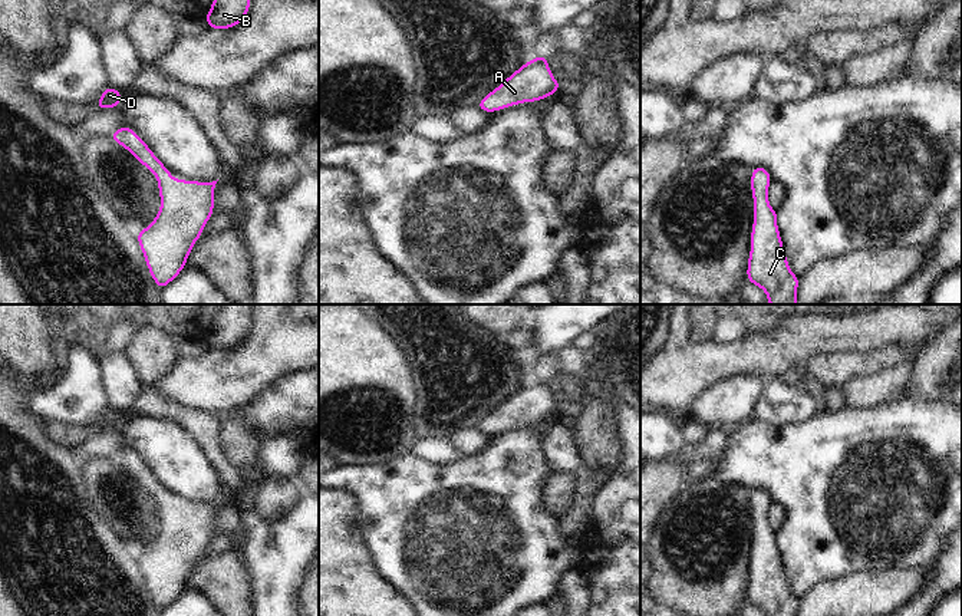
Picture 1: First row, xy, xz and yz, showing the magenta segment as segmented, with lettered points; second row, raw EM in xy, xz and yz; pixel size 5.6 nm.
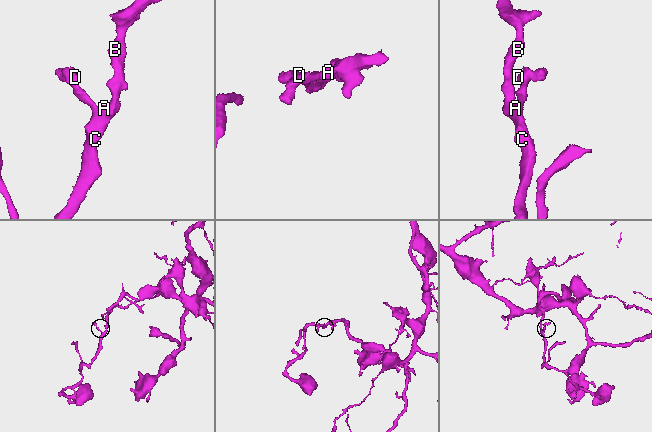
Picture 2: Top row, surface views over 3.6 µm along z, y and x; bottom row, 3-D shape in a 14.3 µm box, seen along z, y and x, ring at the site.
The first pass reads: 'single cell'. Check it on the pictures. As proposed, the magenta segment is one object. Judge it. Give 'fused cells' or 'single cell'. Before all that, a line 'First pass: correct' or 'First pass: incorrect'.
First pass: correct
single cell

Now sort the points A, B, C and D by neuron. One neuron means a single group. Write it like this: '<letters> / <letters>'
A B C D

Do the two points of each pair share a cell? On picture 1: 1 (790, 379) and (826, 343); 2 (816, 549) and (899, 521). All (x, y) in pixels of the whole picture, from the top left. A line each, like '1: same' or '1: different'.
1: different
2: same

